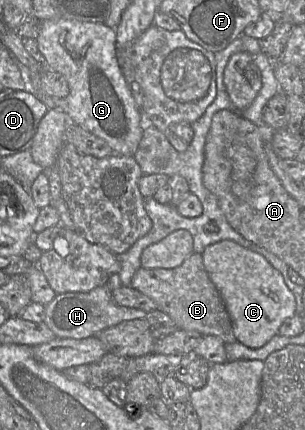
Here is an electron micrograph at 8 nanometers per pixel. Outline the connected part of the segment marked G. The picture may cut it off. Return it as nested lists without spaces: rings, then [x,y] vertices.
[[[70,19],[44,20],[40,22],[36,40],[40,52],[45,57],[46,67],[62,74],[68,82],[70,92],[64,99],[64,112],[70,123],[105,140],[115,154],[134,156],[143,135],[145,118],[135,102],[132,89],[118,60],[116,30],[99,22]]]

